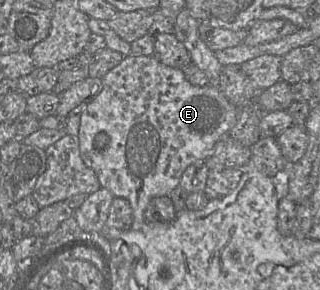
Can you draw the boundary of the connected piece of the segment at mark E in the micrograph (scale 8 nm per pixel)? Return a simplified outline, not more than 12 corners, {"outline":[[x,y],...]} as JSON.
{"outline":[[125,56],[80,155],[140,229],[235,125],[218,86]]}

